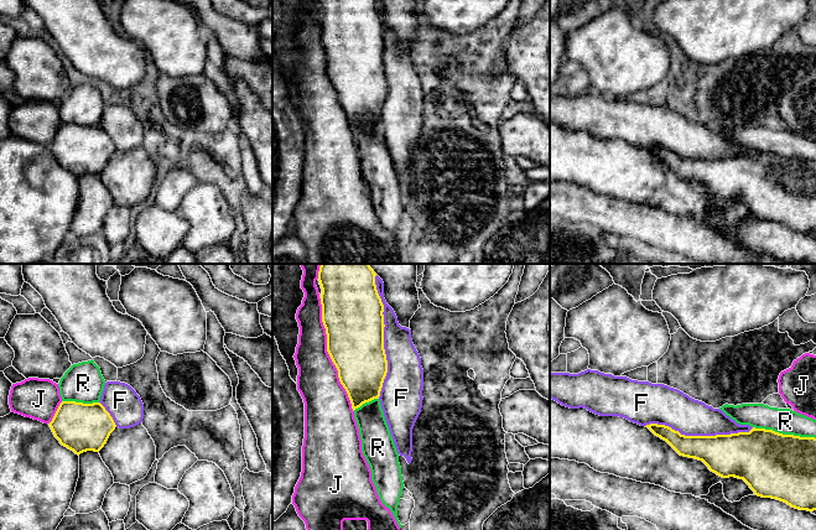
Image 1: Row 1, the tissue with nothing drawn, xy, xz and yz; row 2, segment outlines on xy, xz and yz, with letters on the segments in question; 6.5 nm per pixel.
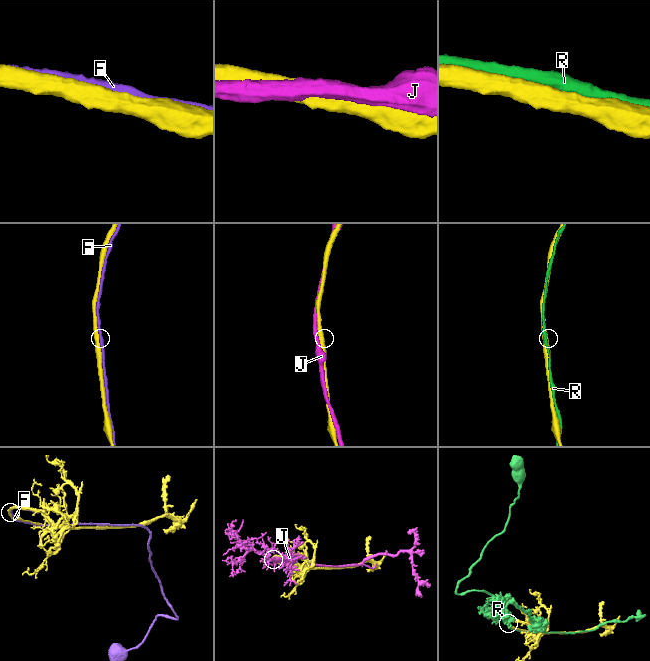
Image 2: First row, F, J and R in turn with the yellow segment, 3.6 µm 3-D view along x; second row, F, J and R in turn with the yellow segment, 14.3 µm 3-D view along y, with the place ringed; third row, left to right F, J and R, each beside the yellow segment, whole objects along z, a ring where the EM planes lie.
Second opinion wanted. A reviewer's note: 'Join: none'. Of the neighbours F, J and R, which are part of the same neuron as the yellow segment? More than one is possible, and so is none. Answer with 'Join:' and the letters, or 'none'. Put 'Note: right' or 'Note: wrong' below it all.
Join: F
Note: wrong

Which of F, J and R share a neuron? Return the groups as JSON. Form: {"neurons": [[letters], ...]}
{"neurons": [["F"], ["J"], ["R"]]}

